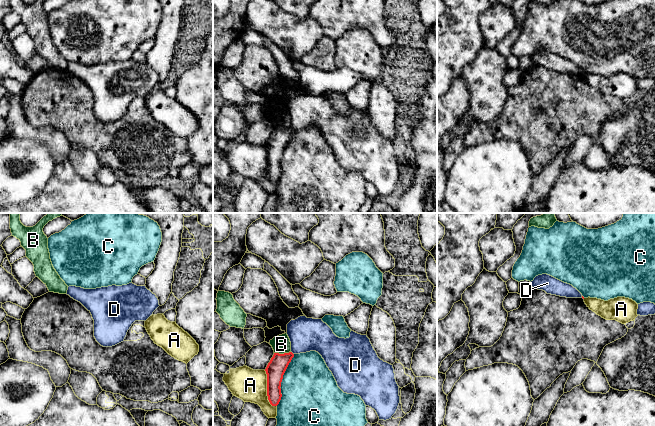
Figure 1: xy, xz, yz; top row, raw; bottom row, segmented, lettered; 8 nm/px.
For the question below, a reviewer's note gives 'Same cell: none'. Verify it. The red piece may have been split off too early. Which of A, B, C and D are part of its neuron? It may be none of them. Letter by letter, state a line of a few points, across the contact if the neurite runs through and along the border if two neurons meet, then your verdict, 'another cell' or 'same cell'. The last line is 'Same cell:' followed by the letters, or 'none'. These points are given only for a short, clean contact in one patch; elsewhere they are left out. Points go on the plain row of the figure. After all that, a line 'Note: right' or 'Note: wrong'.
A: another cell
B: line xz (290, 127), (274, 129); another cell
C: another cell
D: line xz (291, 127), (293, 130); another cell
Same cell: none
Note: right

